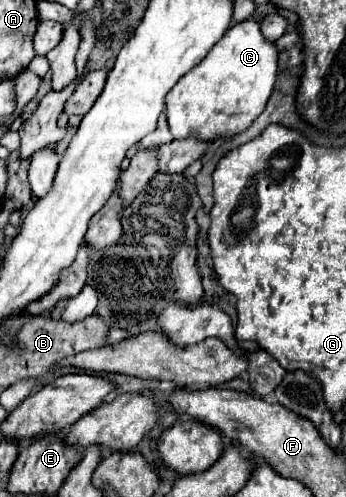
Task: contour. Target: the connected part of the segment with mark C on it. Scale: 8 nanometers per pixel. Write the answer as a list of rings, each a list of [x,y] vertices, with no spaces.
[[[255,19],[227,29],[209,55],[193,67],[167,93],[167,121],[173,139],[199,135],[201,139],[227,139],[245,131],[265,109],[277,81],[277,45],[263,37]]]

